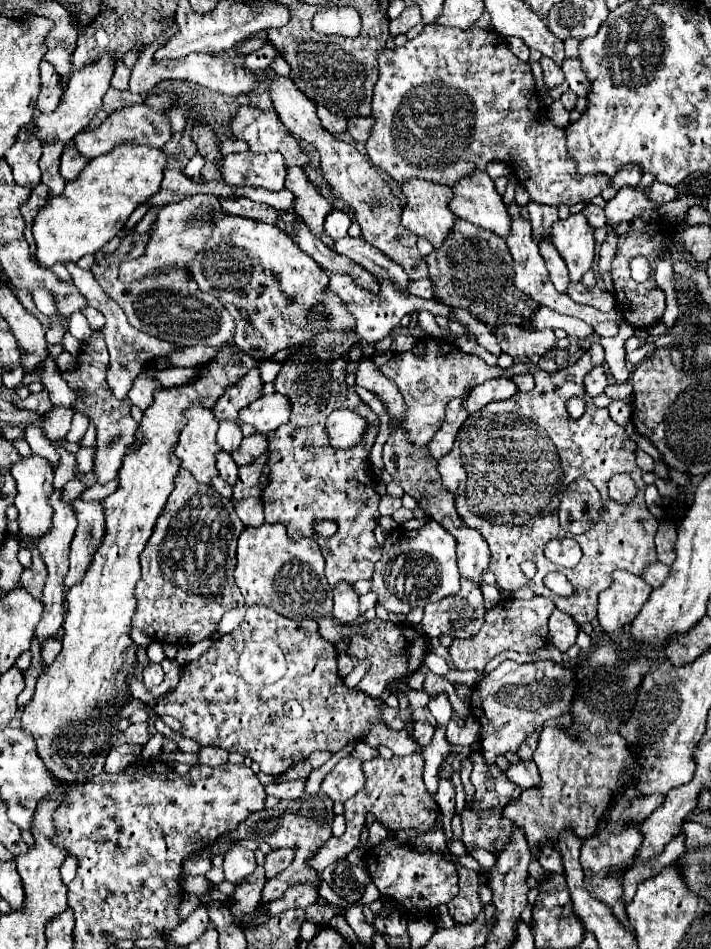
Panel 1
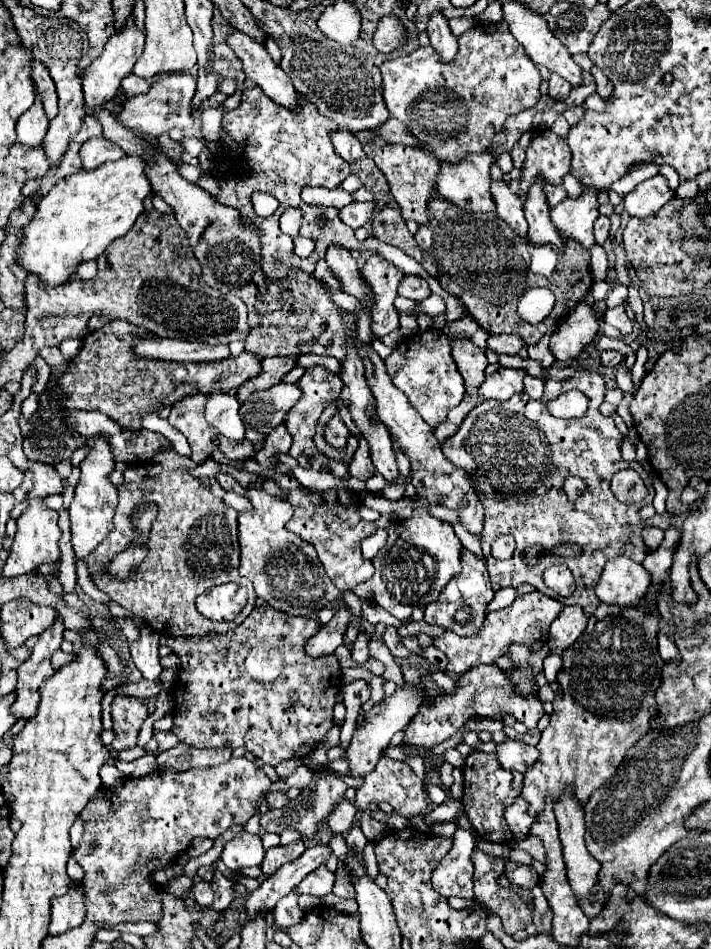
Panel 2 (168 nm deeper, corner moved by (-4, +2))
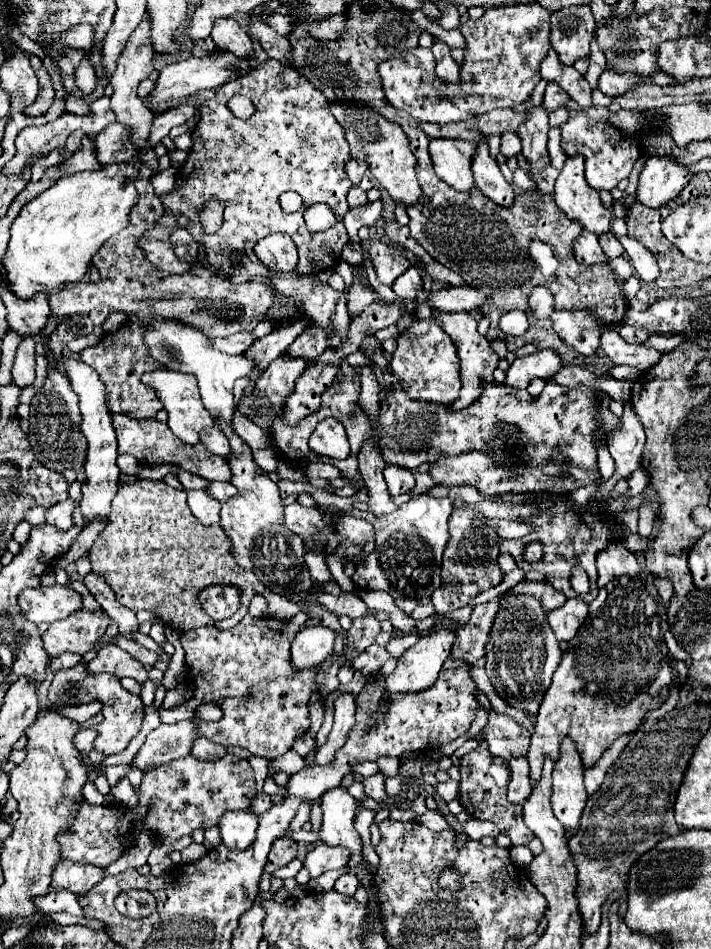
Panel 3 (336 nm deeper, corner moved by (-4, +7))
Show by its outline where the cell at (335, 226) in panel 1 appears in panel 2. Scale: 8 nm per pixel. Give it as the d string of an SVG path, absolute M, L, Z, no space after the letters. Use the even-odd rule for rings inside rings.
M354 202L340 210L340 218L346 226L356 230L362 228L372 218L372 212L374 212L374 202Z

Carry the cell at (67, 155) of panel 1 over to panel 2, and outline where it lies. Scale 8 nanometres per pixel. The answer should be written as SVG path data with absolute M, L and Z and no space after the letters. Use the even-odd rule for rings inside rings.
M98 136L98 138L90 138L80 148L80 156L82 156L84 170L94 170L94 168L98 168L100 164L104 164L108 160L120 160L124 156L124 152L114 142L106 140L104 136Z

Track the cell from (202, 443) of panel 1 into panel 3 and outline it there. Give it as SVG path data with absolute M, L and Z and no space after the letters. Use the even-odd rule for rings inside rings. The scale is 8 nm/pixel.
M150 371L144 375L144 383L150 383L150 387L154 387L158 391L158 397L162 399L164 409L168 411L168 427L172 429L172 433L182 439L188 445L200 445L200 431L202 427L208 425L208 421L212 423L212 419L208 419L210 415L206 415L206 409L202 407L200 401L200 389L196 383L194 375L186 375L186 373L178 373L178 371Z

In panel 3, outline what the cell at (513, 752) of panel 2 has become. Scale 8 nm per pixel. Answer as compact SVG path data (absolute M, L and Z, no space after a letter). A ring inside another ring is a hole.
M492 713L488 725L484 727L484 733L494 757L510 761L514 757L526 757L530 749L530 733L506 715Z

